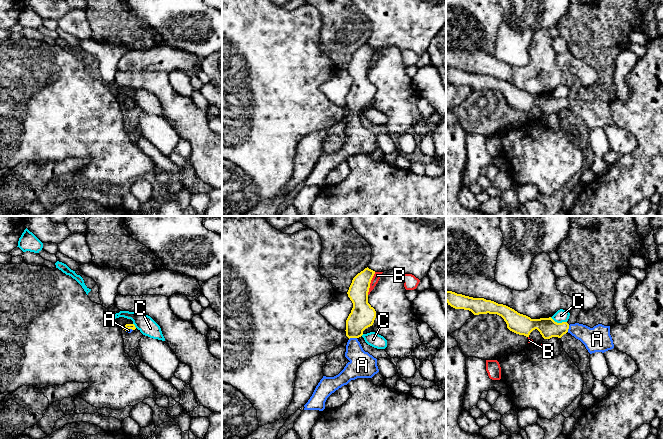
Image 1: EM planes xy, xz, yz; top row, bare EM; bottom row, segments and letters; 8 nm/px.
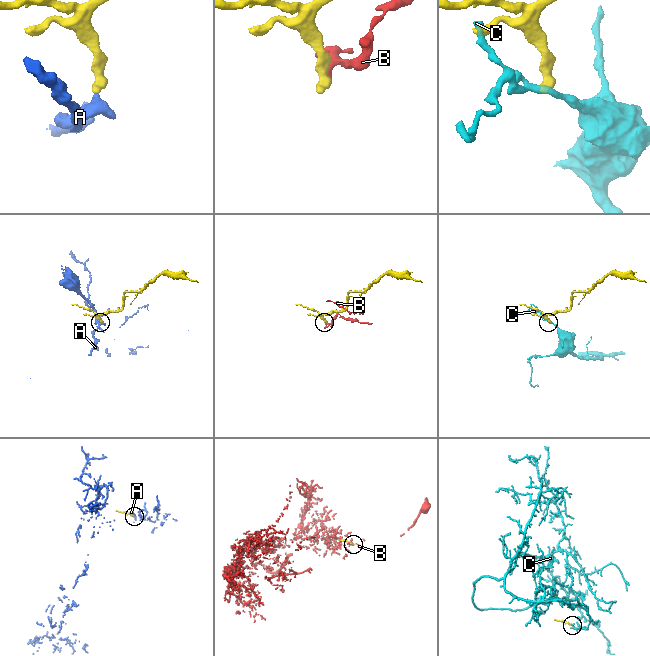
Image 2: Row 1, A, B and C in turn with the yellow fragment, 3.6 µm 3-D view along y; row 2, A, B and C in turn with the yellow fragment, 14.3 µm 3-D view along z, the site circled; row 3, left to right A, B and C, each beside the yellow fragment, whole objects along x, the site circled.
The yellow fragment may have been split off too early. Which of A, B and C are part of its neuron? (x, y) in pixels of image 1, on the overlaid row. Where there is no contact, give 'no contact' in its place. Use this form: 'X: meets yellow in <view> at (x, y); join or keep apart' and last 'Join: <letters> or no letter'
A: meets yellow in xz at (352, 337); join
B: meets yellow in xz at (370, 282); keep apart
C: meets yellow in yz at (558, 323); keep apart
Join: A

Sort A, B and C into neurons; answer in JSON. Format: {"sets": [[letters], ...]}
{"sets": [["A"], ["B"], ["C"]]}

